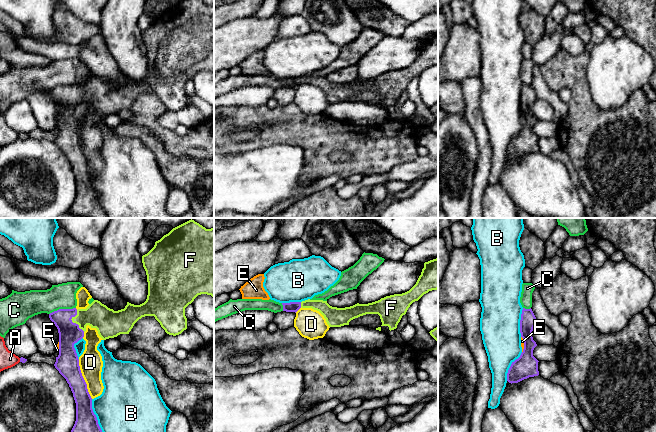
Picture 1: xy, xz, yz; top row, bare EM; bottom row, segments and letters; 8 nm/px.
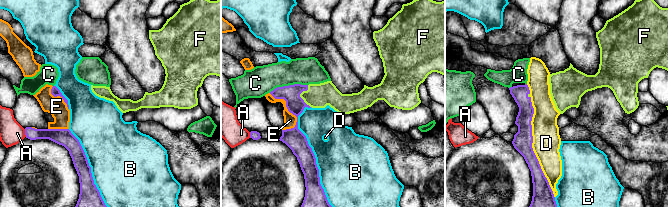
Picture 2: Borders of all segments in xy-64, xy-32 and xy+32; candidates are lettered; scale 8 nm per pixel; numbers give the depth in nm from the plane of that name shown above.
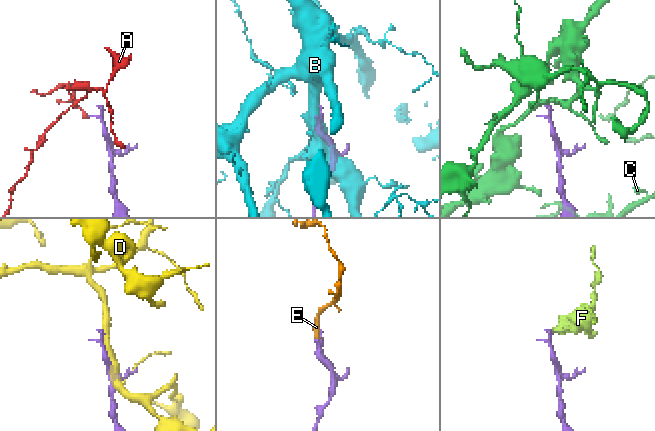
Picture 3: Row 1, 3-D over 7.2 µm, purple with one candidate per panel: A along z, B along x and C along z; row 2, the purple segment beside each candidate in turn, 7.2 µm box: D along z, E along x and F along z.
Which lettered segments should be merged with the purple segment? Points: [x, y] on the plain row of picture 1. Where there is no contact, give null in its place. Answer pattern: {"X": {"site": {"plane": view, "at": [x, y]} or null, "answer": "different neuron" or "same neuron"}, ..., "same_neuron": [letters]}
{"A": {"site": {"plane": "xy", "at": [20, 136]}, "answer": "different neuron"}, "B": {"site": {"plane": "xy", "at": [97, 196]}, "answer": "different neuron"}, "C": {"site": {"plane": "xy", "at": [62, 85]}, "answer": "different neuron"}, "D": {"site": {"plane": "xy", "at": [83, 155]}, "answer": "different neuron"}, "E": {"site": {"plane": "yz", "at": [524, 120]}, "answer": "same neuron"}, "F": {"site": {"plane": "xy", "at": [72, 98]}, "answer": "same neuron"}, "same_neuron": ["E", "F"]}

